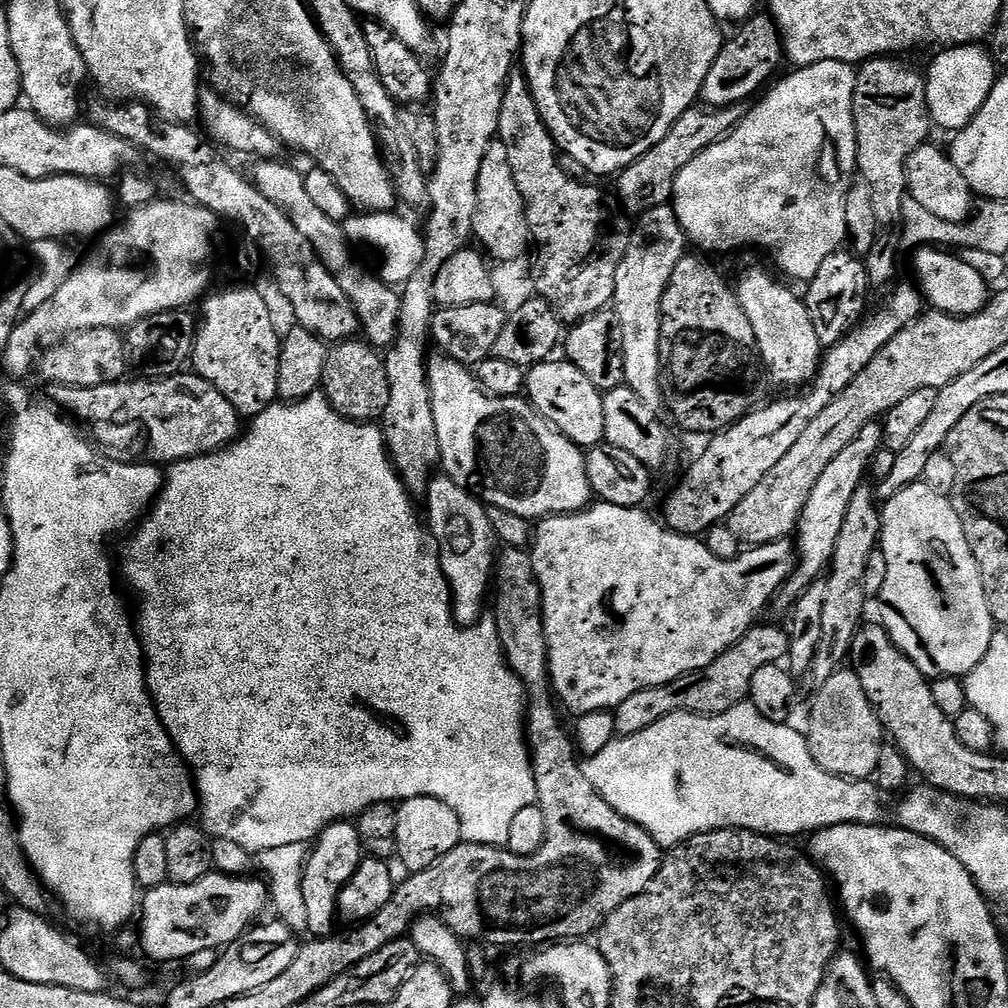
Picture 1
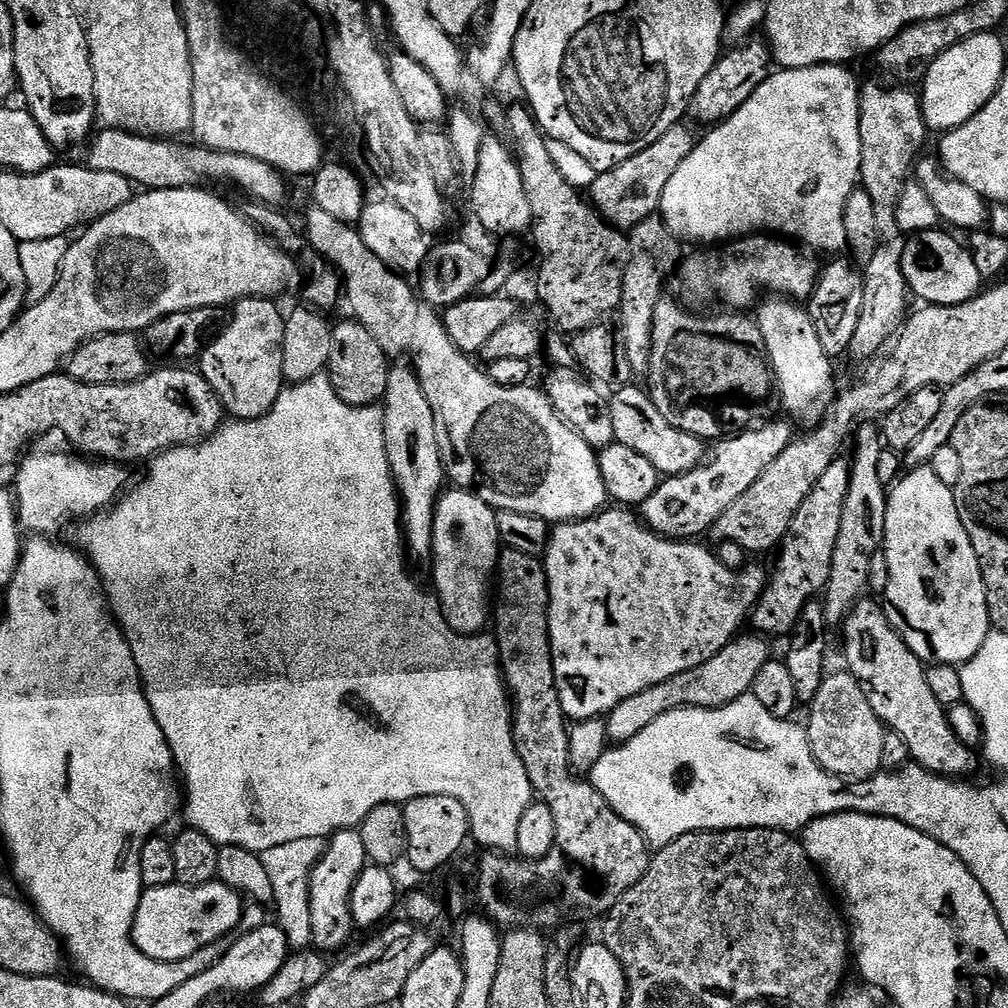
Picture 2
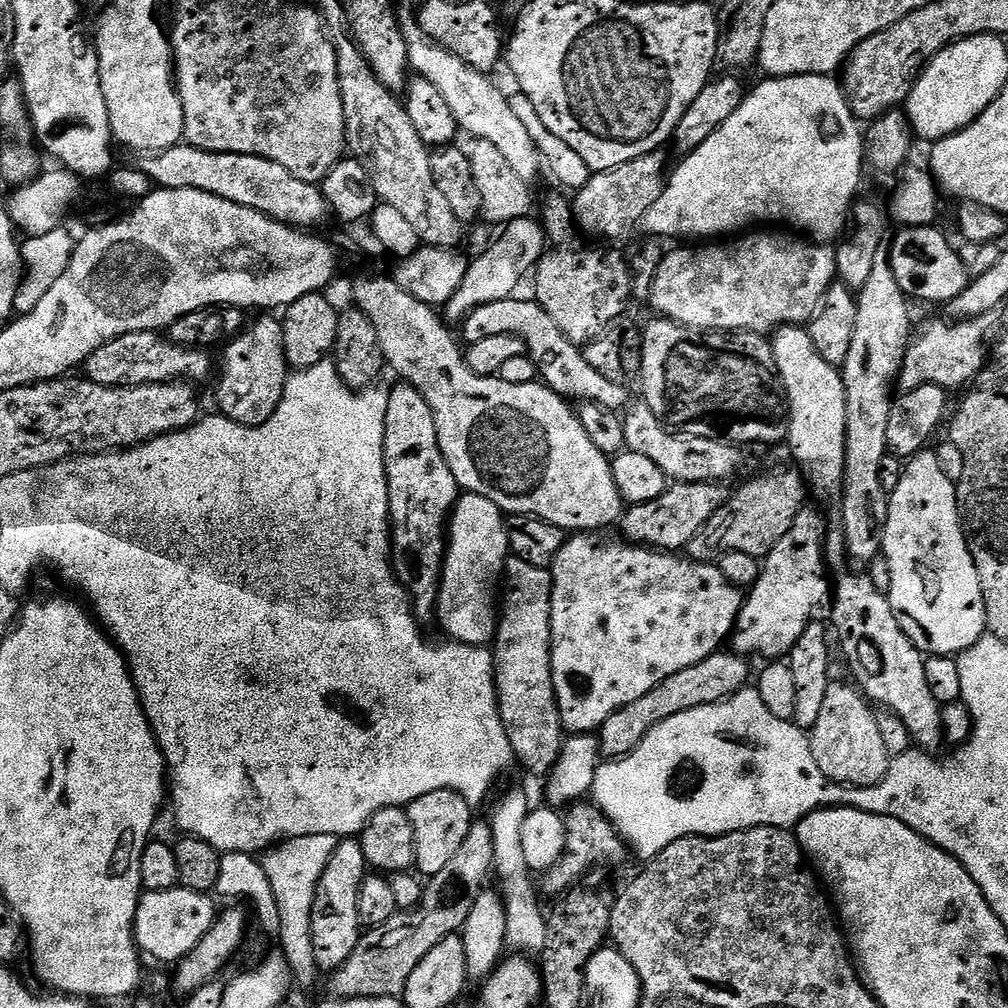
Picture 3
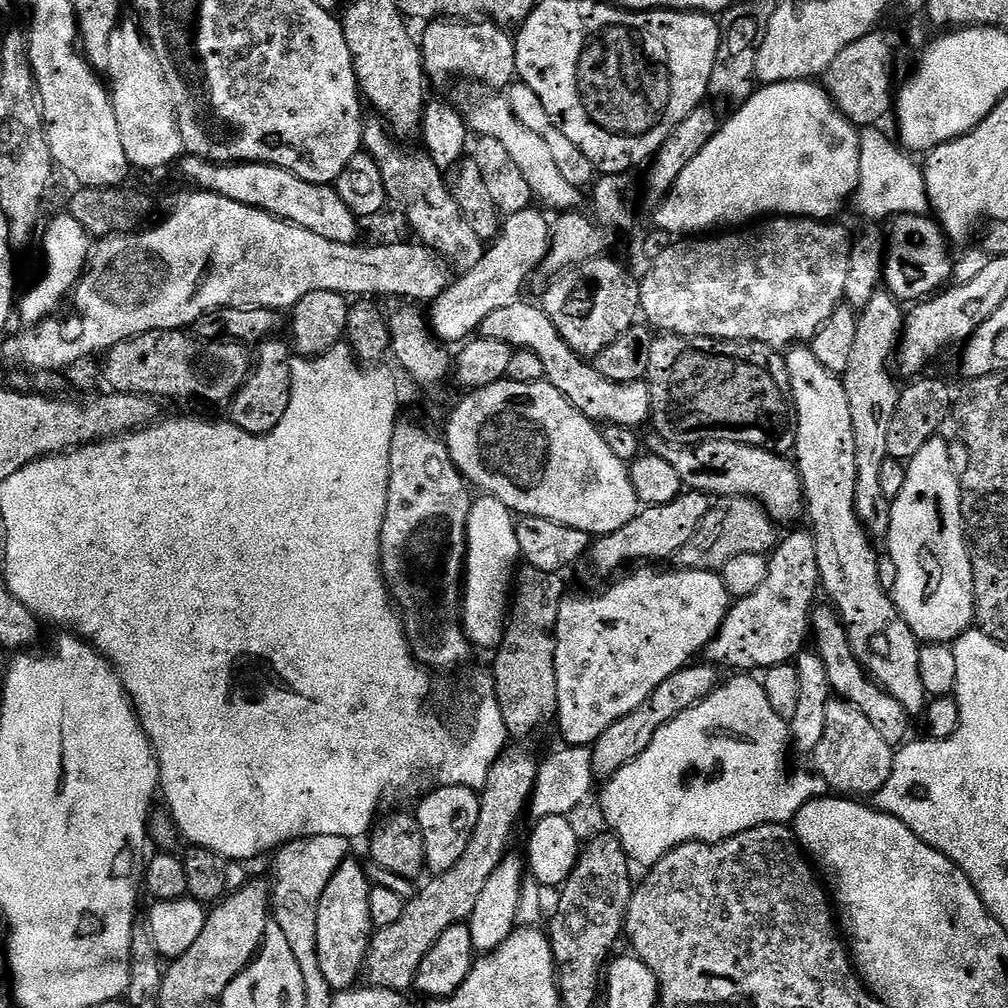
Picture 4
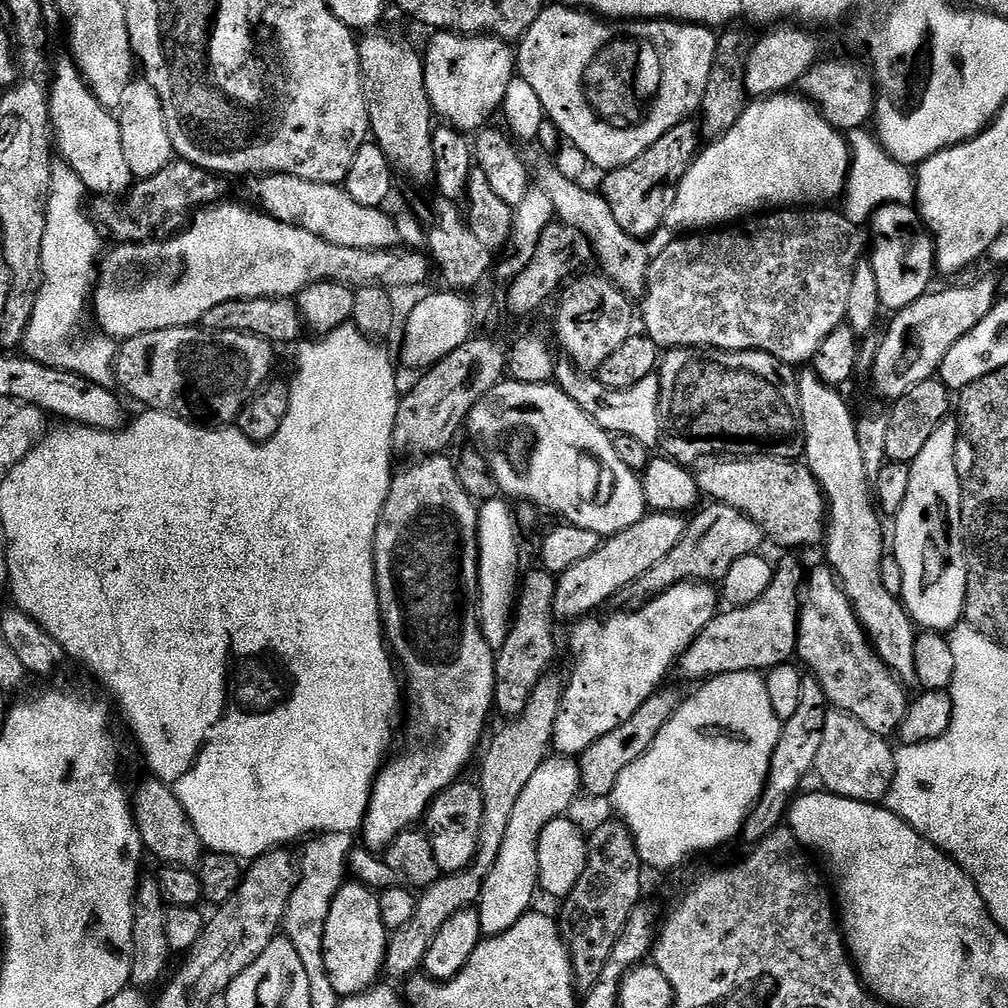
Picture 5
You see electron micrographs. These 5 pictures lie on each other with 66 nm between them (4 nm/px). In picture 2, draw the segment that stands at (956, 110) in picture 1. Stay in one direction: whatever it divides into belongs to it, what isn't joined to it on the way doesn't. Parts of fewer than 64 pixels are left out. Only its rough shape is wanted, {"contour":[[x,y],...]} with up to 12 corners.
{"contour":[[980,32],[922,81],[924,123],[943,134],[990,102],[1004,44]]}

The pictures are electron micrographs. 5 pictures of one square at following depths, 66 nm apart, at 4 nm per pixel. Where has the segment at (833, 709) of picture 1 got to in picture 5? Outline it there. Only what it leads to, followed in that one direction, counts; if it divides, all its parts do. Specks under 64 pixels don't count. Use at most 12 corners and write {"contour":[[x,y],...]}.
{"contour":[[829,711],[815,775],[833,796],[876,804],[894,748]]}

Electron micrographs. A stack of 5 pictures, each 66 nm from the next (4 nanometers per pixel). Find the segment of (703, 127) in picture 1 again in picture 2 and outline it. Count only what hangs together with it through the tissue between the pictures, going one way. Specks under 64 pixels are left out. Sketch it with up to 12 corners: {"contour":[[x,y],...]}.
{"contour":[[682,122],[599,173],[590,200],[630,232],[657,213],[671,175],[693,152]]}

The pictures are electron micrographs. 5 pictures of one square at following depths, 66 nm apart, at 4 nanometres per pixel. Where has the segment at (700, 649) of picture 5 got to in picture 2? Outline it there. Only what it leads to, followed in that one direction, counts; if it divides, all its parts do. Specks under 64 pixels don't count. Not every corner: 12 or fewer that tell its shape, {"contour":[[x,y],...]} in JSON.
{"contour":[[832,460],[750,613],[787,637],[828,584],[851,469]]}

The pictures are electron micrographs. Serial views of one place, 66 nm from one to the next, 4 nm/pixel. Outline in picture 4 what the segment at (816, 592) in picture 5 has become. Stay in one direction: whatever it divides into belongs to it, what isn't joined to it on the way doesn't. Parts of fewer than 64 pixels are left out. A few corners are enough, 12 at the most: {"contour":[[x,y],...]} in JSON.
{"contour":[[836,609],[810,632],[833,693],[887,744],[909,739],[908,711],[864,671]]}

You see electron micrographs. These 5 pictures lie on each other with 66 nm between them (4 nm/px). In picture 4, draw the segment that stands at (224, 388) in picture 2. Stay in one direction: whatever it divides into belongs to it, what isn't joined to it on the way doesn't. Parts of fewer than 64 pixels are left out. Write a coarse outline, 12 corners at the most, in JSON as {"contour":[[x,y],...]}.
{"contour":[[287,339],[260,353],[230,405],[231,423],[264,436],[286,414],[293,353]]}

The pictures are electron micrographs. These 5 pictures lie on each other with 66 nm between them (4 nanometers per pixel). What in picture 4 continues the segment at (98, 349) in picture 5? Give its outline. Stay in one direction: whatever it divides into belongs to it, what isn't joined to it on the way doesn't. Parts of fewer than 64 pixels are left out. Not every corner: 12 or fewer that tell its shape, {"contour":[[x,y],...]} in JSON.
{"contour":[[74,218],[43,229],[44,273],[21,295],[18,316],[57,311],[87,263],[90,237]]}

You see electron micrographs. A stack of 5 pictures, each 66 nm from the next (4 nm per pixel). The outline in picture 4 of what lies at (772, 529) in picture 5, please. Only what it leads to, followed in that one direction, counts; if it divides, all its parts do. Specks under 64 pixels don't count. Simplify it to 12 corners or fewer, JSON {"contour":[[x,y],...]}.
{"contour":[[738,442],[670,444],[685,489],[749,496],[777,525],[806,512],[787,455]]}

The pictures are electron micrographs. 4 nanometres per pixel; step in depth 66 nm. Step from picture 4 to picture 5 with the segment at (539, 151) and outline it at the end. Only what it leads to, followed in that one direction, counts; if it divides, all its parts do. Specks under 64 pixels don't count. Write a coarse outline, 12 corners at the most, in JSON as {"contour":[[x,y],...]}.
{"contour":[[555,166],[538,184],[555,219],[592,243],[599,271],[643,297],[647,243],[626,234],[599,191]]}

